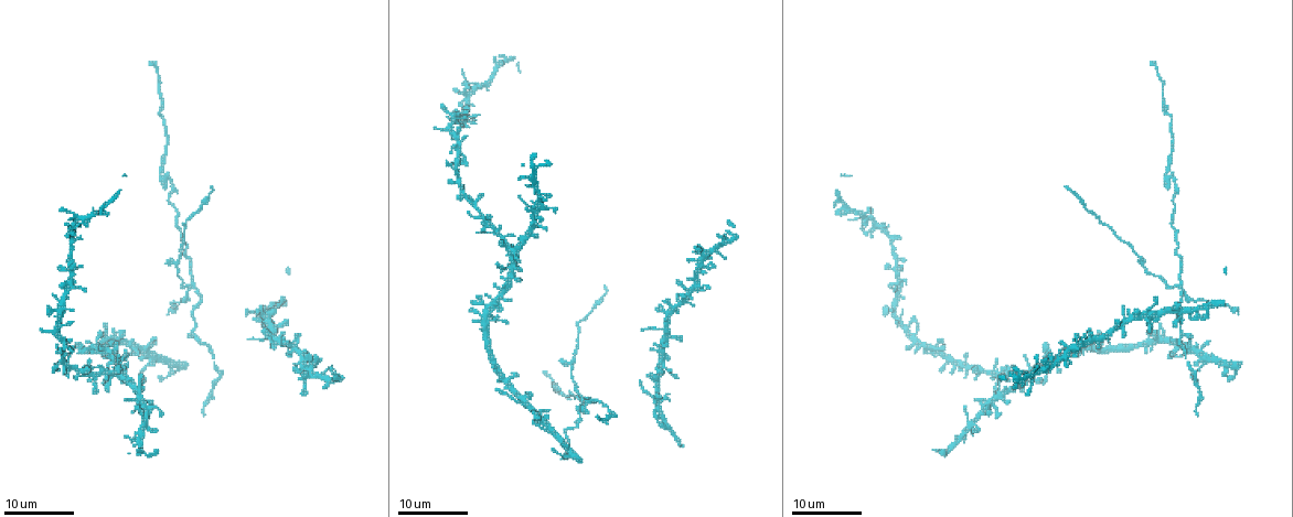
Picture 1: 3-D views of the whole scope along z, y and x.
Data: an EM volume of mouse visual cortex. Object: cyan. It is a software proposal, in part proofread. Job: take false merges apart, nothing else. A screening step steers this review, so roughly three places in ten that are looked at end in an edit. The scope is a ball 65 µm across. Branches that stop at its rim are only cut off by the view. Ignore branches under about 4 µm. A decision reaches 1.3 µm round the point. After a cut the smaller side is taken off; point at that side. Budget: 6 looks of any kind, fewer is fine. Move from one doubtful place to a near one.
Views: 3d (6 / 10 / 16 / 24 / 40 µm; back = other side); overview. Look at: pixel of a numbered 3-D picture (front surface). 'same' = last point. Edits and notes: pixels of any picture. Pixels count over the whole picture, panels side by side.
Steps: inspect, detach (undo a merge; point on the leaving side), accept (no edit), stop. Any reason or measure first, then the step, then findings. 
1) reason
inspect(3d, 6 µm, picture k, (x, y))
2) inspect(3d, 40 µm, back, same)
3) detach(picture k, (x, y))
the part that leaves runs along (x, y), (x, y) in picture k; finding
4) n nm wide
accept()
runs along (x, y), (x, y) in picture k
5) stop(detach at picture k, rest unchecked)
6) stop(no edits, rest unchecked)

four arms meet
inspect(3d, 24 µm, picture 1, (1179, 282))

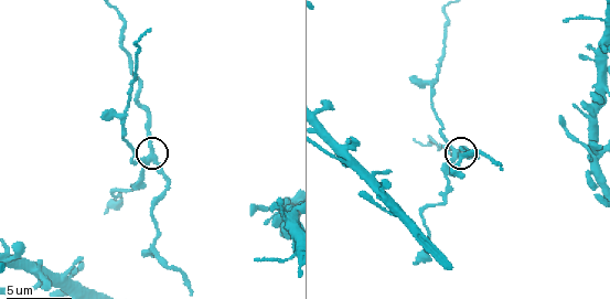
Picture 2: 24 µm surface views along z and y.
inspect(3d, 6 µm, picture 2, (149, 157))

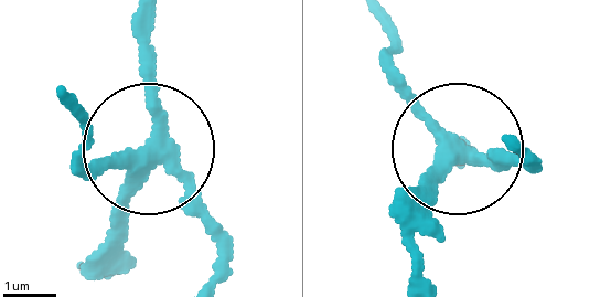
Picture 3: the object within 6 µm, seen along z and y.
side arm 26 µm
detach(picture 3, (94, 167))
the part that leaves runs along (150, 150), (88, 163), (79, 124) in picture 3; a second neuron is stuck on

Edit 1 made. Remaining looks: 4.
inspect(overview)

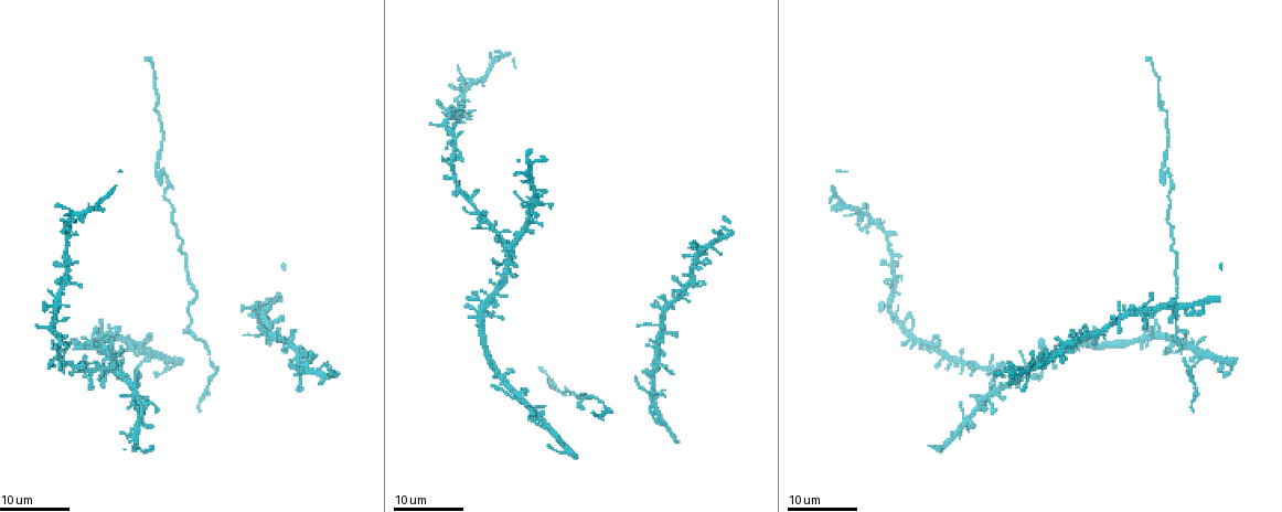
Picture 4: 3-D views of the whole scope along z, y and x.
inspect(3d, 24 µm, picture 4, (522, 402))

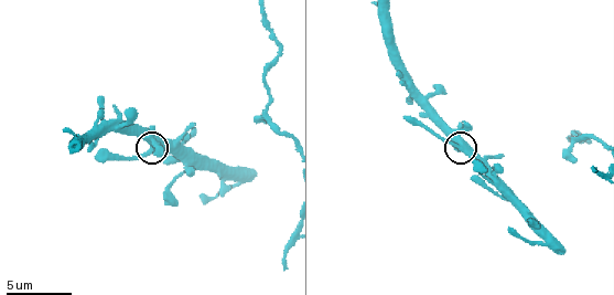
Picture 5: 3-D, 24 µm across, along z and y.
inspect(3d, 10 µm, picture 5, (457, 148))

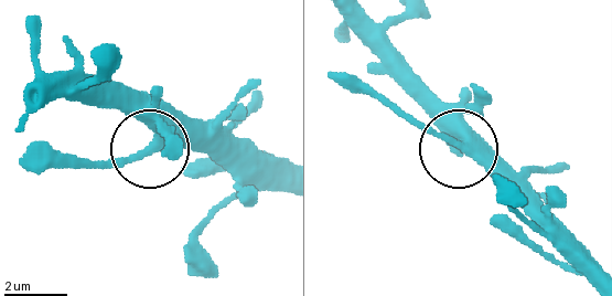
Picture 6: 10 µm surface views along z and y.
from behind
inspect(3d, 10 µm, back, picture 6, (462, 147))

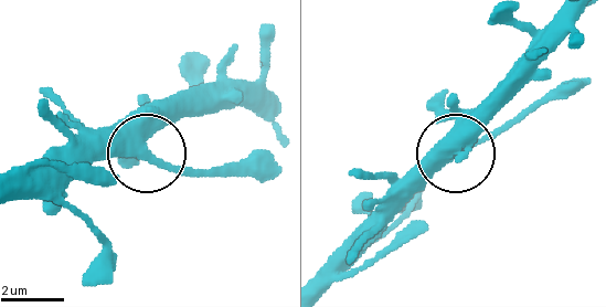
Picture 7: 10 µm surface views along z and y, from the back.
side arm 5 µm
accept()
continuous, no second neuron

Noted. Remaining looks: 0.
stop(detach at picture 3, rest unchecked)

